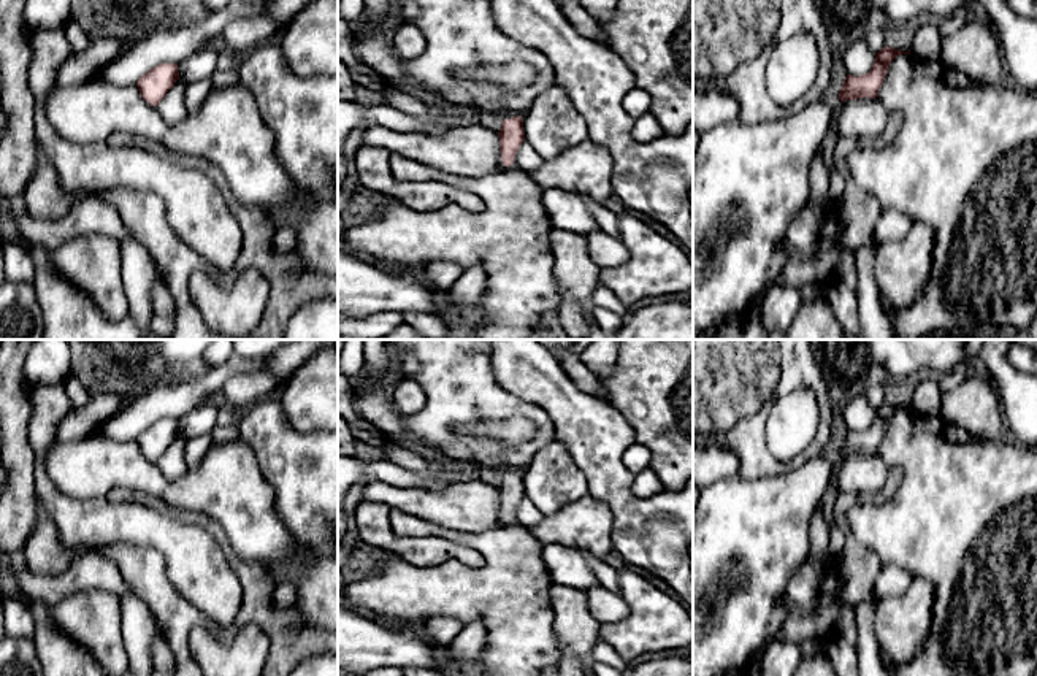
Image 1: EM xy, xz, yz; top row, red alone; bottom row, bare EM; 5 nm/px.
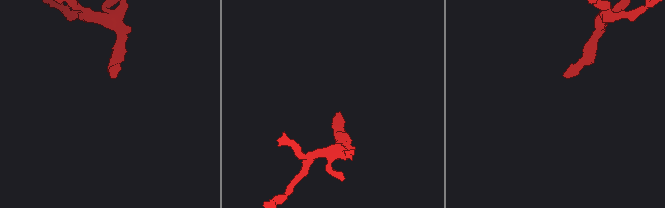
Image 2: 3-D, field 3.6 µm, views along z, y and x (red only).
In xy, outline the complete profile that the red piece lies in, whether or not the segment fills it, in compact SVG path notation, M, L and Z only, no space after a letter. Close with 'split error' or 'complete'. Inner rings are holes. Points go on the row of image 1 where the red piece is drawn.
M160 63L144 73L136 87L141 97L151 105L157 106L166 92L179 79L178 63Z; complete

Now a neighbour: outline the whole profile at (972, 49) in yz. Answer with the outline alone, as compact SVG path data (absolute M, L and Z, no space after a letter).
M962 16L961 27L940 40L940 60L985 84L1002 83L1001 46L989 22Z

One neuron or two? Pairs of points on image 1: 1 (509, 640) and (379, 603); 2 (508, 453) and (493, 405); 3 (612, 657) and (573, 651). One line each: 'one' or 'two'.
1: one
2: one
3: two

